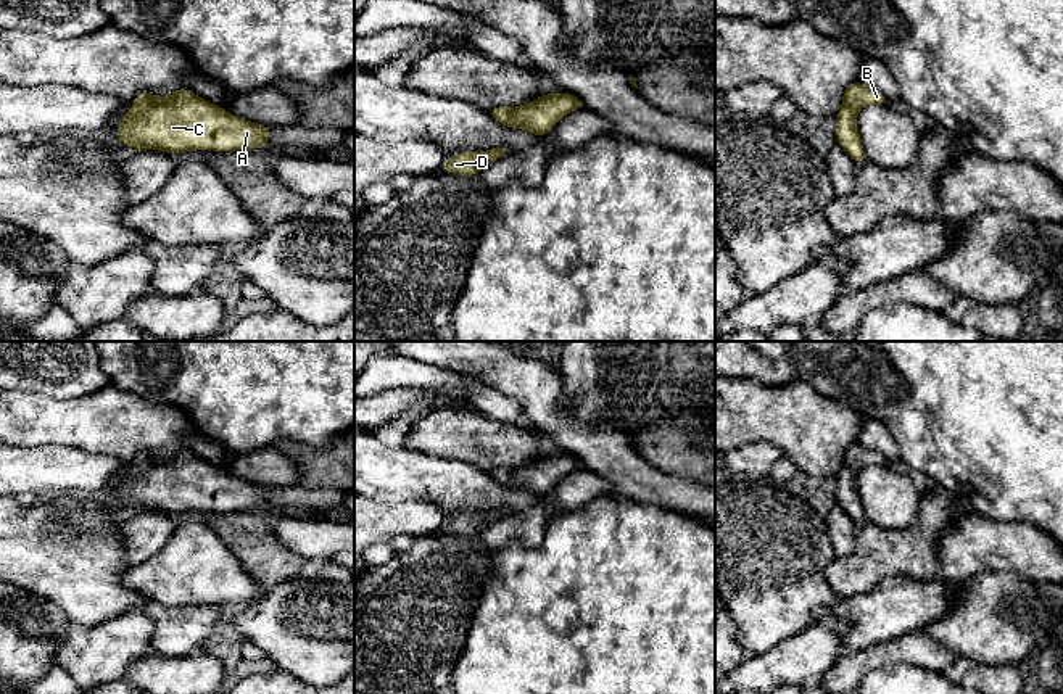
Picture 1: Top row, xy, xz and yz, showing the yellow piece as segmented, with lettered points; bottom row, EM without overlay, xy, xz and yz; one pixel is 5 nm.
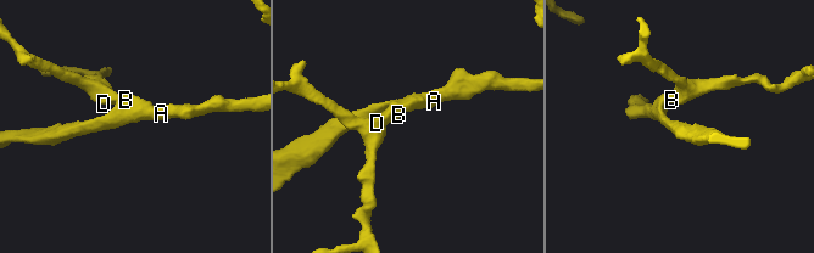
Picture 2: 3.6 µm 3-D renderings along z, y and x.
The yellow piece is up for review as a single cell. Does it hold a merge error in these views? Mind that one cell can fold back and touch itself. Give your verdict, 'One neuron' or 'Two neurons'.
One neuron

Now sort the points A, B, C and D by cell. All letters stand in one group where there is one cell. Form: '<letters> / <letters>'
A B C D

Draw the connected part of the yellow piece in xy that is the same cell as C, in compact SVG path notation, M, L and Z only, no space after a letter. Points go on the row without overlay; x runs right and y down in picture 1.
M177 449L168 457L140 452L129 472L114 483L122 507L182 515L188 510L242 512L269 506L266 485L234 477L222 467L206 462L190 449Z

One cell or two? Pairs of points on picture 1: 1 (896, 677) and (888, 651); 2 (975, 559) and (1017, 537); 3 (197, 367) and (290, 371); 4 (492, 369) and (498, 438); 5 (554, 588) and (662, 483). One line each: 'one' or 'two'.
1: two
2: one
3: one
4: two
5: two

